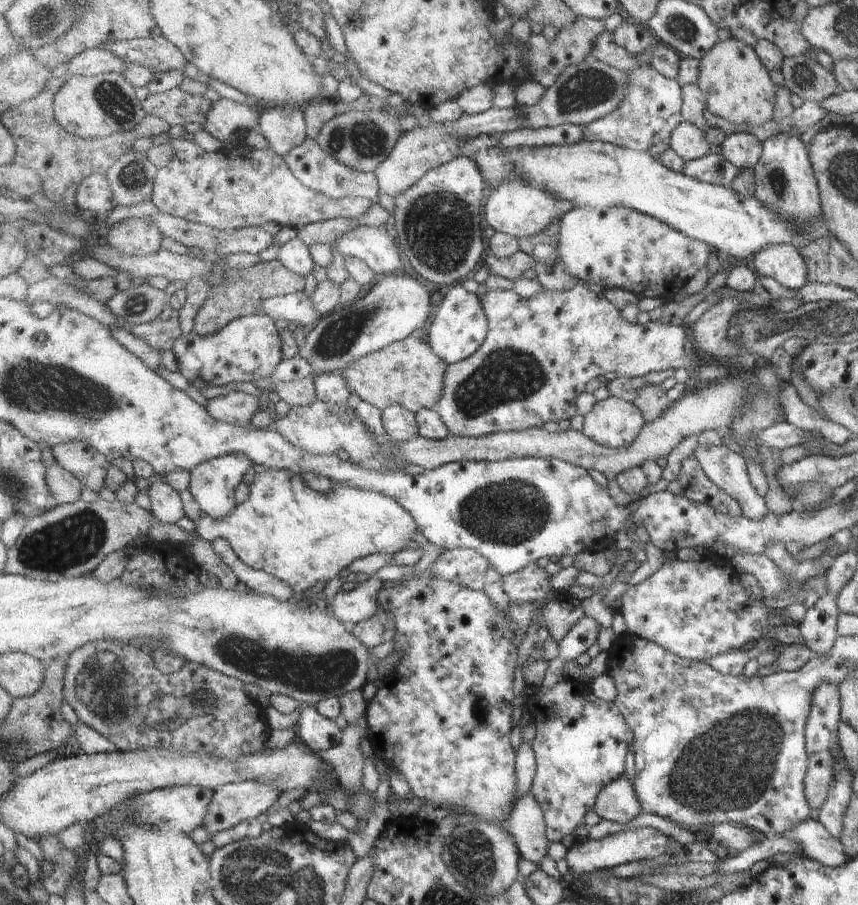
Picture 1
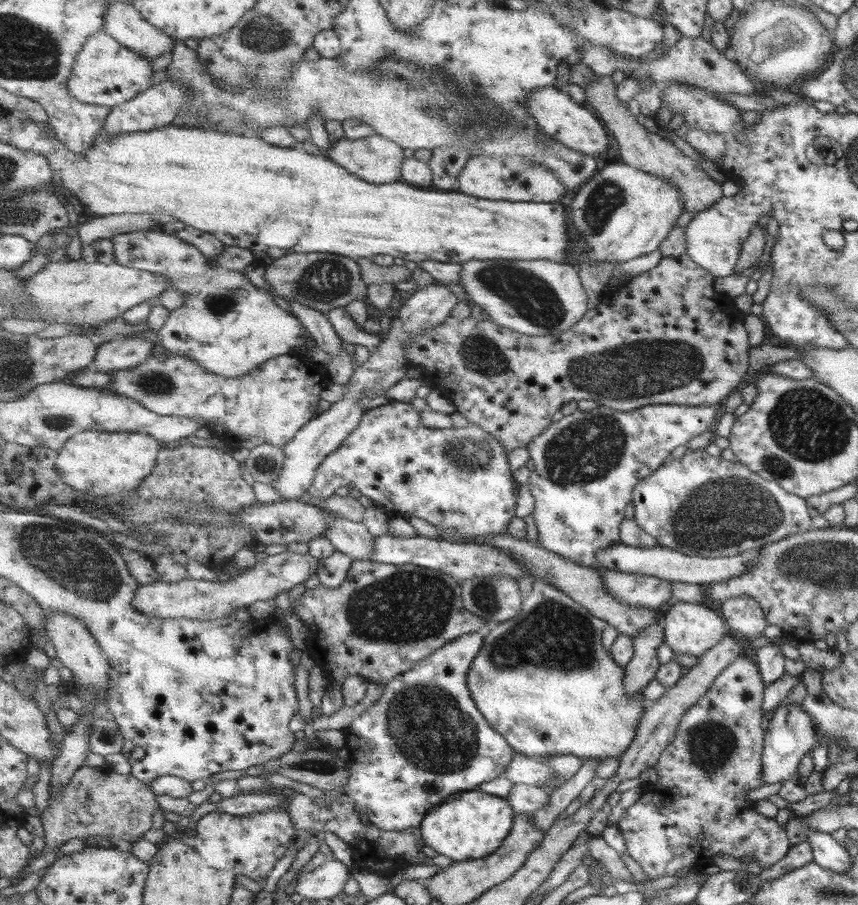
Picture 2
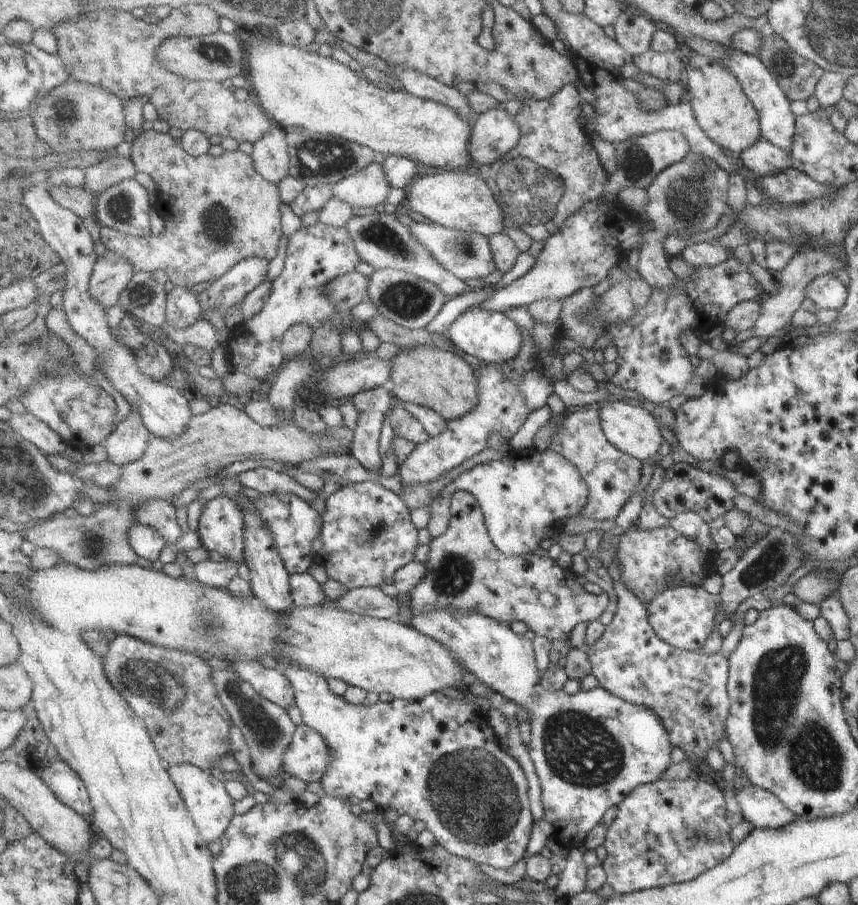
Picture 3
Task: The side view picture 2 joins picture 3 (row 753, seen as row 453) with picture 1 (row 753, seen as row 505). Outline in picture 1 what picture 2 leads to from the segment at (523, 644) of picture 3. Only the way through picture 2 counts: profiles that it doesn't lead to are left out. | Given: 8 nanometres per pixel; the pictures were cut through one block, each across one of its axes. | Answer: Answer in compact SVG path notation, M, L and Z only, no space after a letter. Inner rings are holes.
M565 676L553 688L541 685L532 688L524 709L536 725L536 736L531 740L536 754L536 773L531 791L543 810L548 839L561 842L563 838L573 836L579 826L587 826L585 816L595 810L601 790L623 776L627 754L629 750L633 752L633 729L615 703L601 700L591 689Z

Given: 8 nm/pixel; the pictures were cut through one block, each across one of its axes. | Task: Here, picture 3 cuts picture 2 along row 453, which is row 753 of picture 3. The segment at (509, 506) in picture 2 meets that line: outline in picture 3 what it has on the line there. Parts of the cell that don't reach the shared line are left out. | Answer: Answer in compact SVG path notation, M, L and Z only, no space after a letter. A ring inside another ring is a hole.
M283 655L278 658L276 663L276 669L293 686L295 706L302 714L303 724L319 731L328 742L328 746L332 748L332 764L320 781L325 794L335 795L336 797L354 796L361 801L370 800L376 804L379 810L393 808L398 814L405 814L411 816L415 821L422 821L425 823L426 829L433 833L439 845L442 845L451 854L471 860L478 865L489 865L495 869L508 871L517 862L521 862L523 858L525 859L527 846L531 842L531 830L533 830L535 822L530 802L528 779L520 763L515 758L509 756L507 751L501 749L498 737L489 725L487 713L484 714L483 711L478 710L474 705L452 700L449 696L445 696L442 693L431 694L429 697L423 698L423 701L395 699L390 703L377 701L369 706L353 704L346 702L343 697L332 692L328 679L324 675L310 672L305 667L301 667L299 663L294 663L291 657Z

